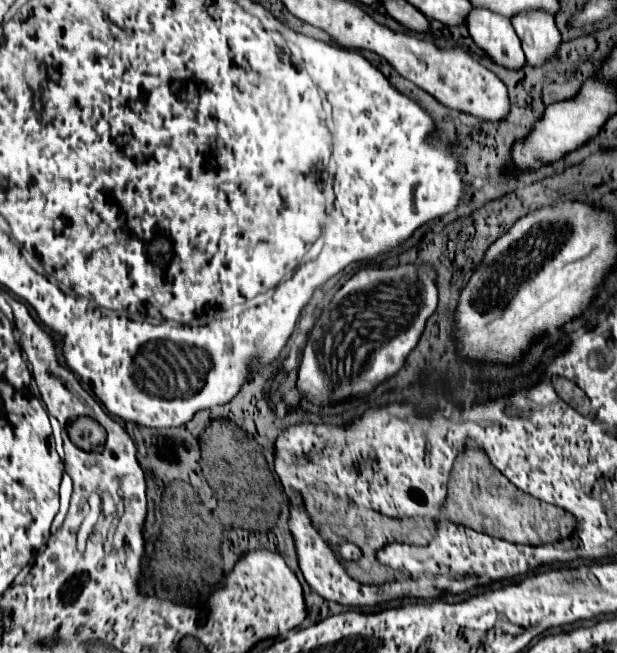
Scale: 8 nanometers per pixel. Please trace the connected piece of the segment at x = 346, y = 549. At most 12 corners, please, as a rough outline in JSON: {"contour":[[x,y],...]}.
{"contour":[[342,544],[340,556],[344,560],[358,560],[362,550],[356,544]]}

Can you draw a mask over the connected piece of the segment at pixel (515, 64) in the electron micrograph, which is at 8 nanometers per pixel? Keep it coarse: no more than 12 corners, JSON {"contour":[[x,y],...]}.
{"contour":[[472,6],[466,26],[476,46],[506,68],[526,64],[502,14]]}

